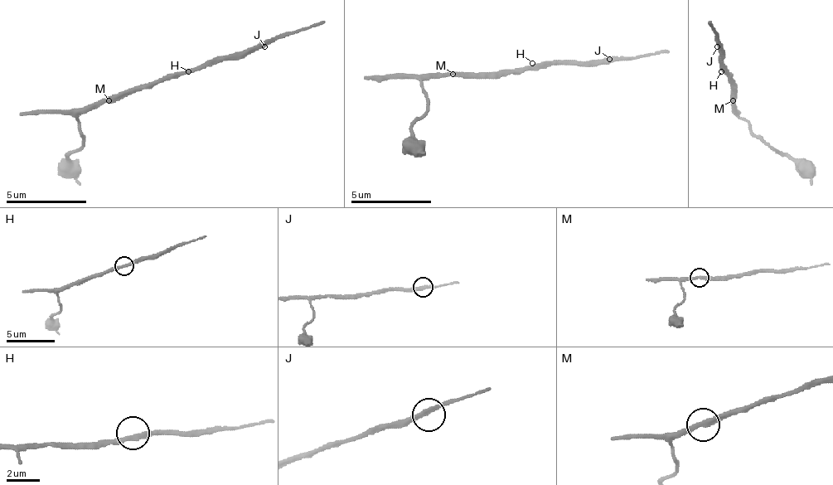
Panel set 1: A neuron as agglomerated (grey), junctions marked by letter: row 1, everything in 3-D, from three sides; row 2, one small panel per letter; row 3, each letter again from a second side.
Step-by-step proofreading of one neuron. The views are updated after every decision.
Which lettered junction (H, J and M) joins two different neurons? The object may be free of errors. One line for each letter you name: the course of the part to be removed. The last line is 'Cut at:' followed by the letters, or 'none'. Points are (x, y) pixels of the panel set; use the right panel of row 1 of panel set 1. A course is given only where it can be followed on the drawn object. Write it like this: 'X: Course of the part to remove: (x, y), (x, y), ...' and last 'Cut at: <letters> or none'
Cut at: none

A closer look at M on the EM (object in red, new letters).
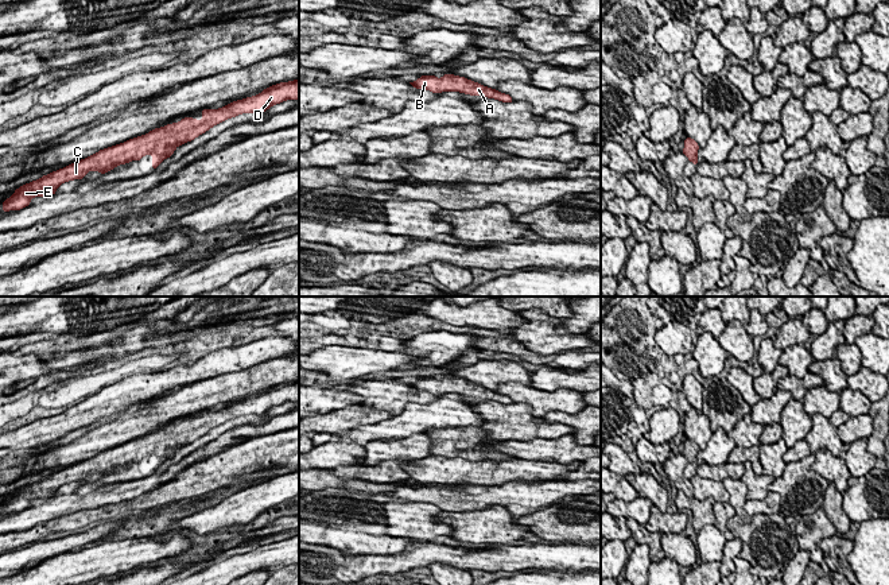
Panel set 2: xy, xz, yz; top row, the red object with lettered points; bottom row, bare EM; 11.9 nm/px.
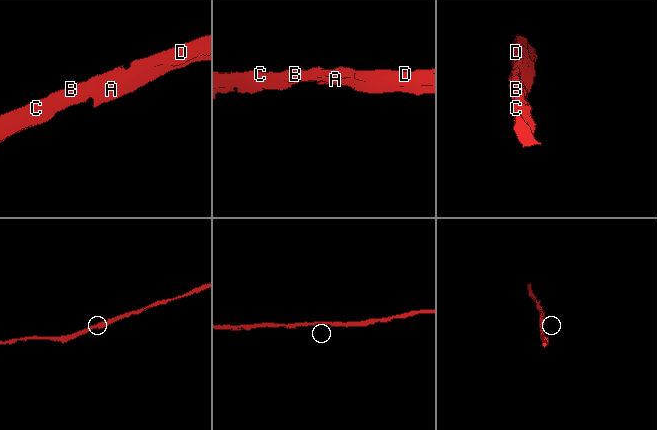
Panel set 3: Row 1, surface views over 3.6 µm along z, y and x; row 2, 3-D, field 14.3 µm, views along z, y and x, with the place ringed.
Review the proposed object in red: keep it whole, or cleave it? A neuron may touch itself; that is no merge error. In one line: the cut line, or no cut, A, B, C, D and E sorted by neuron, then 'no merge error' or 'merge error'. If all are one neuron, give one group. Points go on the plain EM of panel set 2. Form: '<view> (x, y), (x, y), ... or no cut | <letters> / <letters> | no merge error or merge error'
no cut | A B C D E | no merge error

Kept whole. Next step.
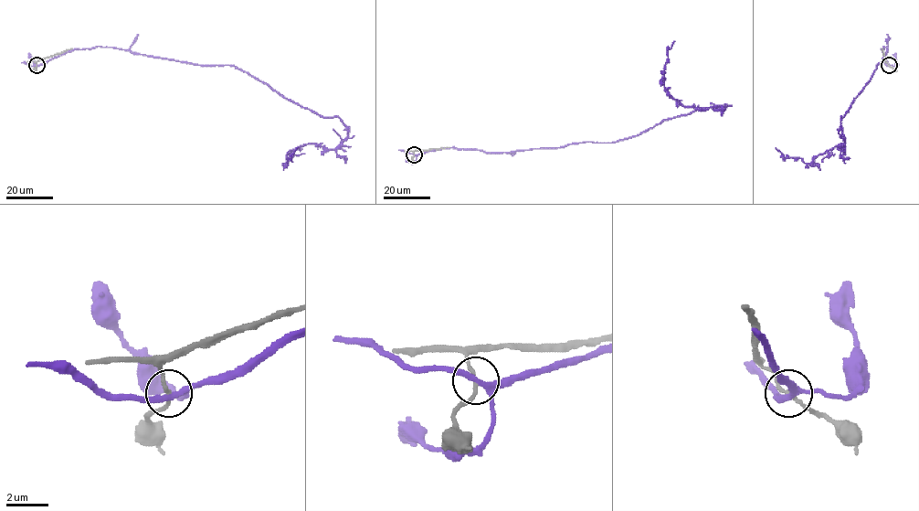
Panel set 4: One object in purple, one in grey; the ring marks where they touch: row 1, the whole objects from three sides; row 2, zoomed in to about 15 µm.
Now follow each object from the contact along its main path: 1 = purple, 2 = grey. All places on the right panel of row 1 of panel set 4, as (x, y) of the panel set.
1: (889, 66), (883, 46), (882, 61), (840, 116), (843, 148), (837, 144), (805, 163), (785, 157), (775, 147)
2: (889, 66), (882, 48)

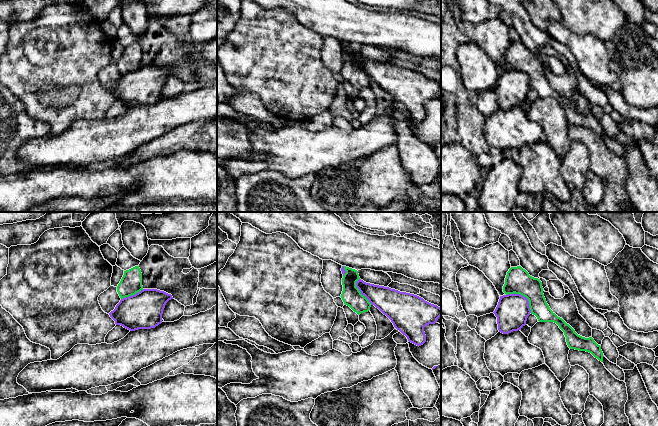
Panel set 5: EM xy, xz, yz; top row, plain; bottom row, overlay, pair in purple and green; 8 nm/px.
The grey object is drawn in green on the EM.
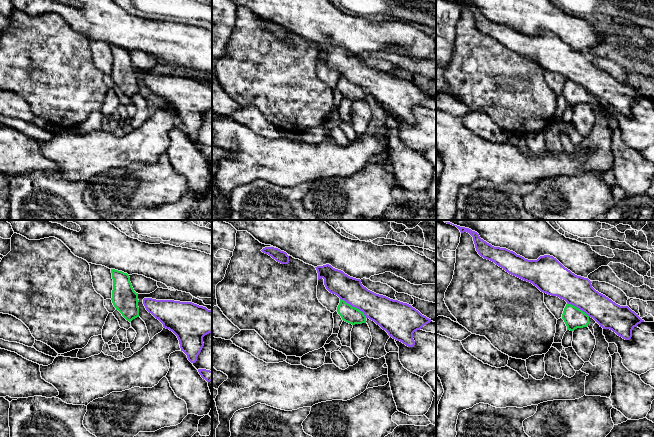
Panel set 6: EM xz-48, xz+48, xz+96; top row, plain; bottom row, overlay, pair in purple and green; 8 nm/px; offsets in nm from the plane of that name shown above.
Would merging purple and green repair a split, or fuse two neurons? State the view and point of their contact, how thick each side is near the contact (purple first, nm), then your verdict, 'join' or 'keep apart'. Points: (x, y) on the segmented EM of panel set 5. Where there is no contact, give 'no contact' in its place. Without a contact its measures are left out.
meets purple in yz at (523, 296); 260 nm thick on the purple side, 200 nm on the other; keep apart

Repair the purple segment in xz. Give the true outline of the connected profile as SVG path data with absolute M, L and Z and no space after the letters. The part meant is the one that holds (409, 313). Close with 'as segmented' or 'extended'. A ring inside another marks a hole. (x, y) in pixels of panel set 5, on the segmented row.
M361 279L356 282L356 287L371 305L391 320L409 342L417 346L426 342L424 328L435 324L441 316L440 307L417 295L366 283Z; as segmented

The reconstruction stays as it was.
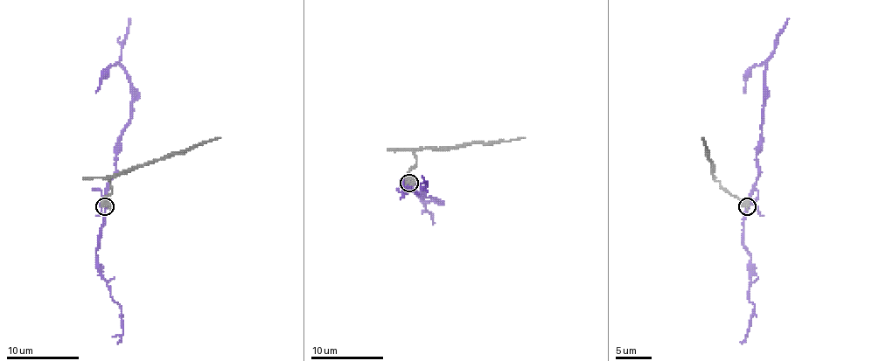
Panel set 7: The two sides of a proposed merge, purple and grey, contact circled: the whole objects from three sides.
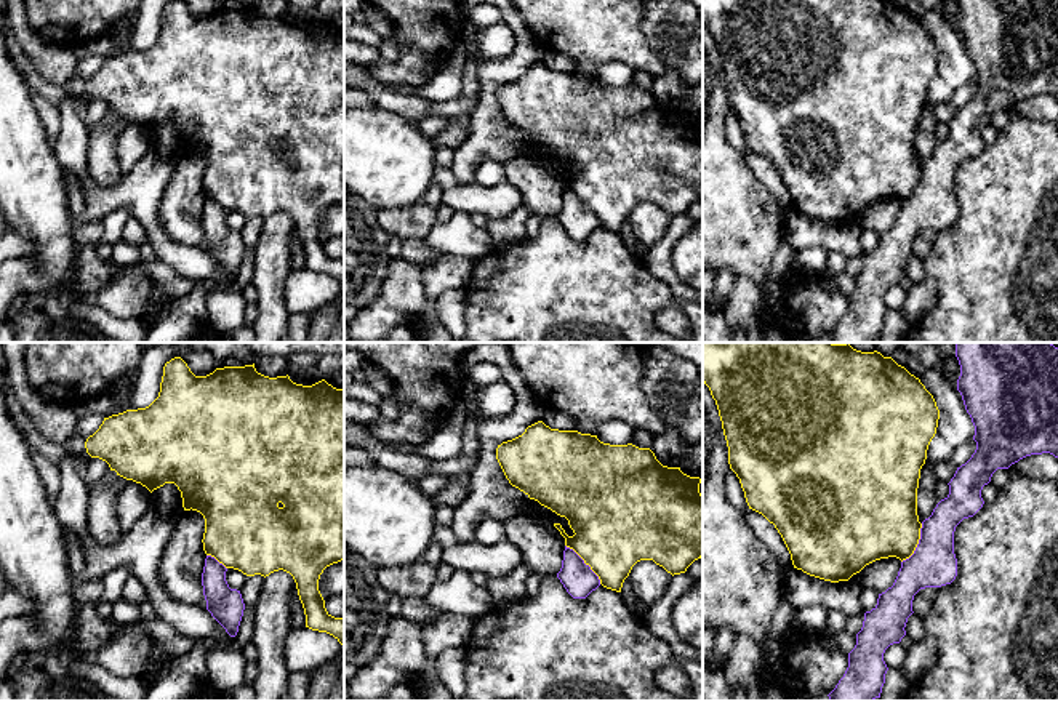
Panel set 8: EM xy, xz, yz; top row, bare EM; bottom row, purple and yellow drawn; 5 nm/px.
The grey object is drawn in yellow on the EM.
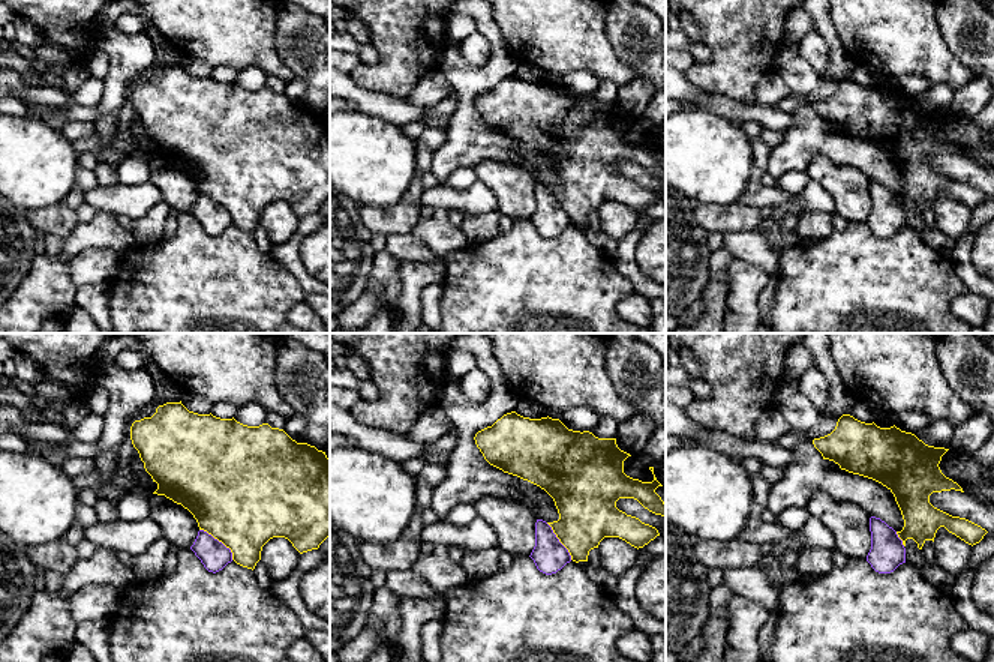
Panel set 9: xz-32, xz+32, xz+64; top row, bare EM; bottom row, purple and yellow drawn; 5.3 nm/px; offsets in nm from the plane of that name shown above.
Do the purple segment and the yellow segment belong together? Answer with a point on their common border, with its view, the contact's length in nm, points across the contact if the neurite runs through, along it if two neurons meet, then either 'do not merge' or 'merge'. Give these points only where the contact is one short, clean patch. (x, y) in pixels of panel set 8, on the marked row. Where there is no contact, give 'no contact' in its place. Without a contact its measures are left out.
contact xz (585, 564); length 260 nm; border xz (565, 544), (589, 567), (601, 583); do not merge

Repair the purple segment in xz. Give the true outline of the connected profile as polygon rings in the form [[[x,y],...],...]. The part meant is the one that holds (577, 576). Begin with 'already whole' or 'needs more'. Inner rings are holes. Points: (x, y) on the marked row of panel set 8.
already whole | [[[565,546],[562,568],[557,578],[573,599],[586,599],[600,586],[599,576],[570,547]]]

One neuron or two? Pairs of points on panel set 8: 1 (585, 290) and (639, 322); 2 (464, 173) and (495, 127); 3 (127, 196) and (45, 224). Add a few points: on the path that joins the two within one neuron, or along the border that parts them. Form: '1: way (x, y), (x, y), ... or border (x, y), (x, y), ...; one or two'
1: way (597, 303), (617, 322), (626, 322); one
2: way (466, 162), (487, 138); one
3: border (69, 215), (74, 229); two

